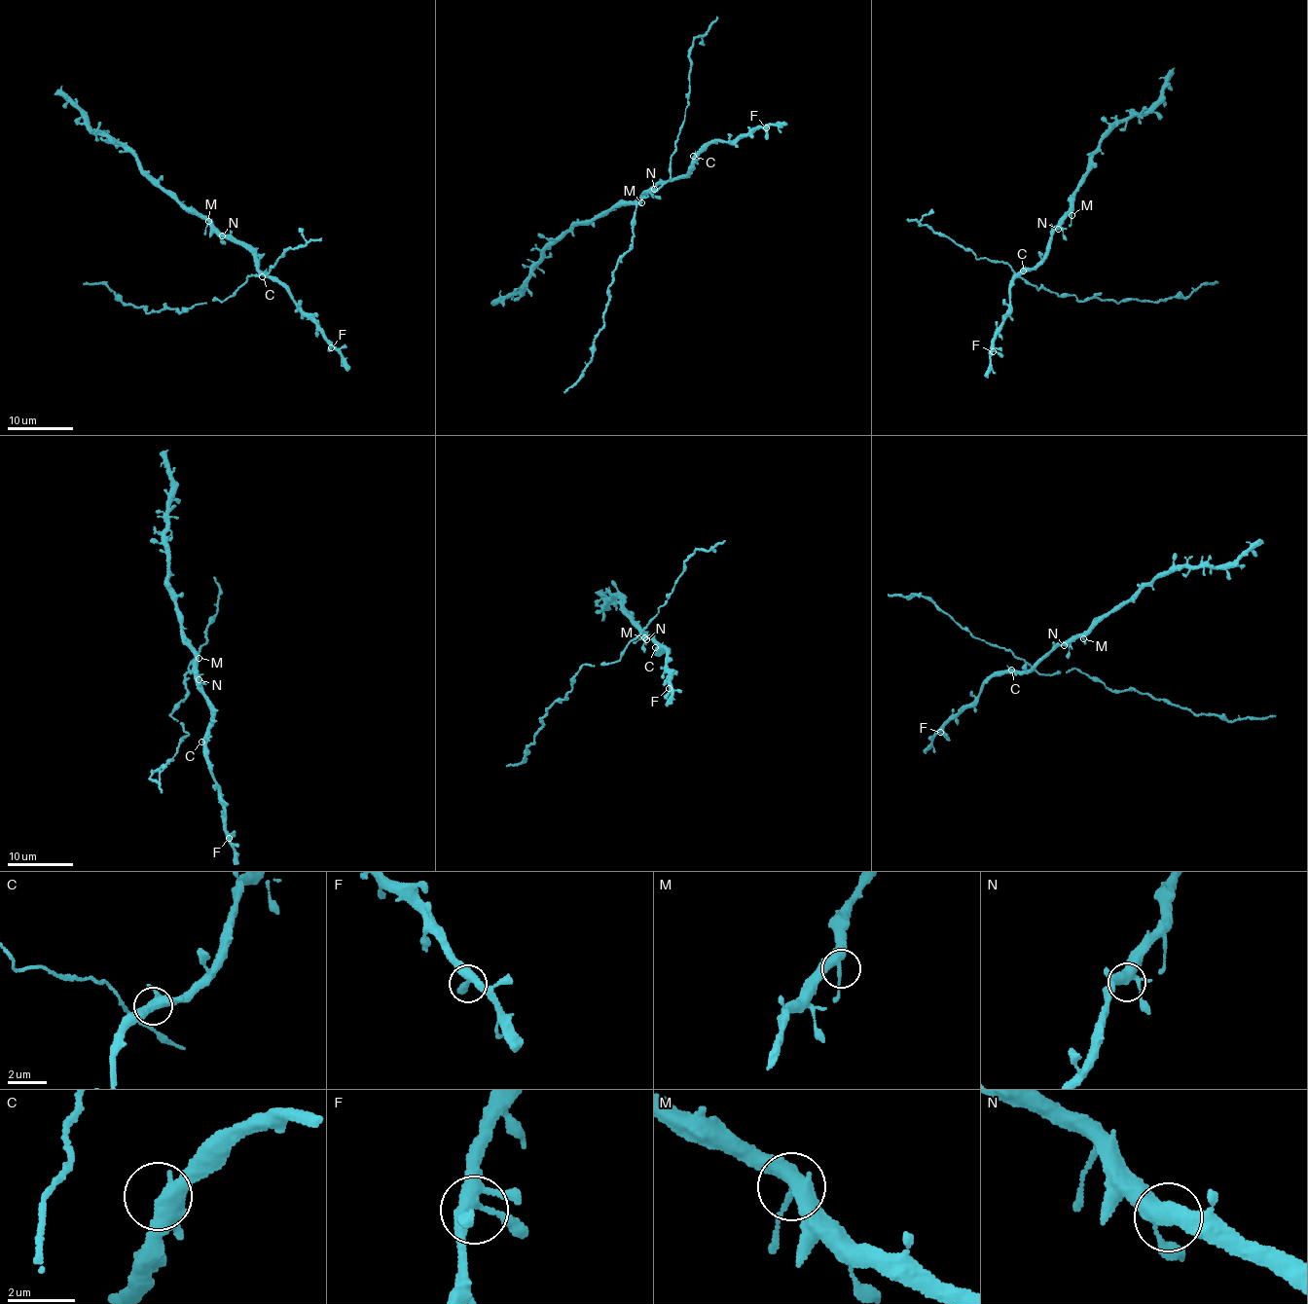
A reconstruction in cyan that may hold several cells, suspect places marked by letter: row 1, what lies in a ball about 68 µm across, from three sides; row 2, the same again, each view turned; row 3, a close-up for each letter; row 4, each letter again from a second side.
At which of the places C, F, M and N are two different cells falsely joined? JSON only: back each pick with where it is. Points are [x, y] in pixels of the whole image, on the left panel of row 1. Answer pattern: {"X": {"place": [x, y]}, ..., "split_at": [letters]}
{"split_at": []}

